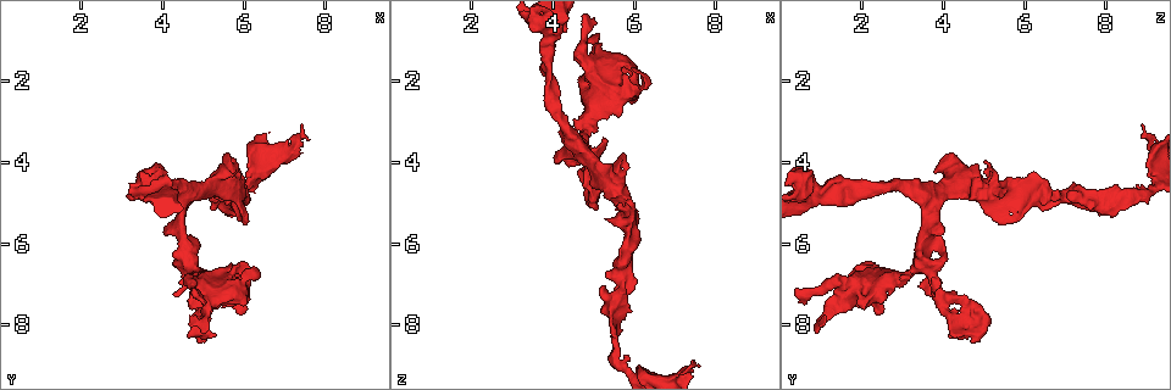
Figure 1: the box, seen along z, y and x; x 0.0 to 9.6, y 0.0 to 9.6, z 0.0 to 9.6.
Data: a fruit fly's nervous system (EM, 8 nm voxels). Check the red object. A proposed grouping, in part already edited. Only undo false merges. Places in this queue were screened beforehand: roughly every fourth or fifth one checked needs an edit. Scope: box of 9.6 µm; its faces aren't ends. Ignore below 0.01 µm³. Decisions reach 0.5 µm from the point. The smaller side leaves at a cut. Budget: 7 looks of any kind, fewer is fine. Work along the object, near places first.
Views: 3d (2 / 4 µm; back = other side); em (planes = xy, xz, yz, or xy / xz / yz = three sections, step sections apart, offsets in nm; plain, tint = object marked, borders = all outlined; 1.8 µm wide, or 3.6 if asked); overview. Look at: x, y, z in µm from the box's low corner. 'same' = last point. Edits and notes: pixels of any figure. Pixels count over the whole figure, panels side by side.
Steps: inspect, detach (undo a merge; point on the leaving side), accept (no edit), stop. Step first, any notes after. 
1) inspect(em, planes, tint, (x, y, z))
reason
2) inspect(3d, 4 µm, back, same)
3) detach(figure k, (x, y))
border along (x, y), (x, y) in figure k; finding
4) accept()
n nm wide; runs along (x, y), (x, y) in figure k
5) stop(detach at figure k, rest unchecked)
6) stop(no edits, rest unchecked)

inspect(3d, 4 µm, (3.95, 4.70, 0.80))
thick turns thin

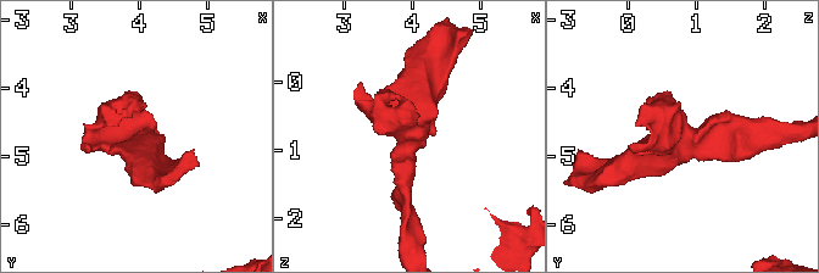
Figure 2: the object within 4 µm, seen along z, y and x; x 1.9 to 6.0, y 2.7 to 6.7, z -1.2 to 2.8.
inspect(em, 3.6 µm, planes, tint, (3.95, 4.70, 0.85))
shape alone is not enough

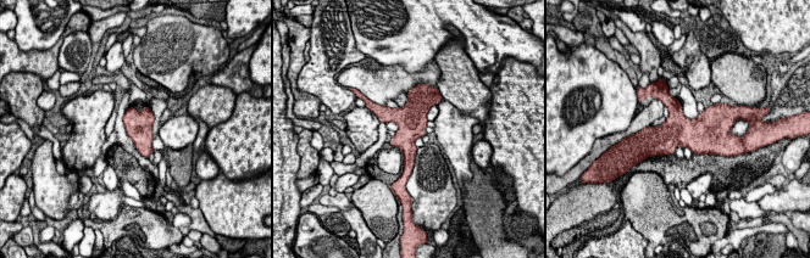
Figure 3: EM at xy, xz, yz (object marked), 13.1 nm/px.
accept()
all the same neuron

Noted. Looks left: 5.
inspect(3d, 4 µm, (4.65, 6.45, 3.45))
sudden change in width

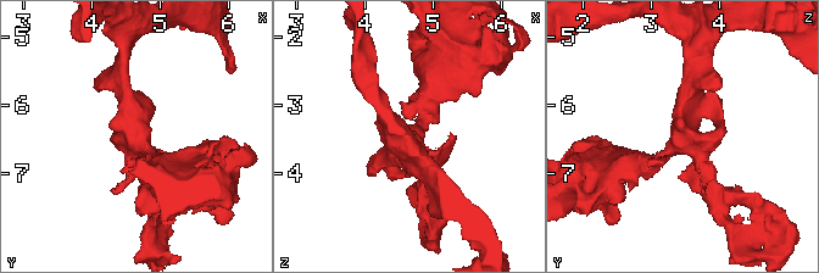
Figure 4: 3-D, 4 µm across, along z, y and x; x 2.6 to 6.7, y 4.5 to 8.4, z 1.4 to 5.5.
inspect(em, xy, step 8, tint, (4.70, 6.40, 3.45))
now the EM

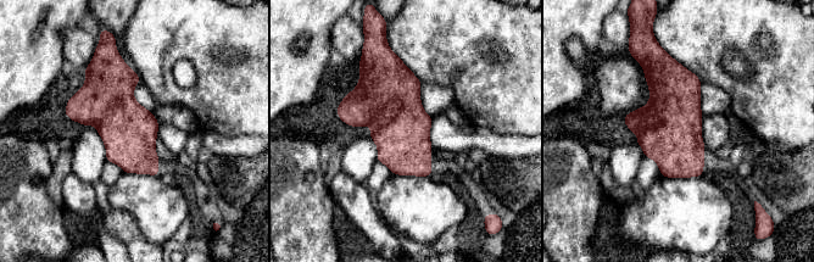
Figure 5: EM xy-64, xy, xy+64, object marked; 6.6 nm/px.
accept()
360 nm wide; one neuron here

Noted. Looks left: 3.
inspect(em, yz, step 8, tint, (5.75, 4.70, 5.10))
four or more arms meet

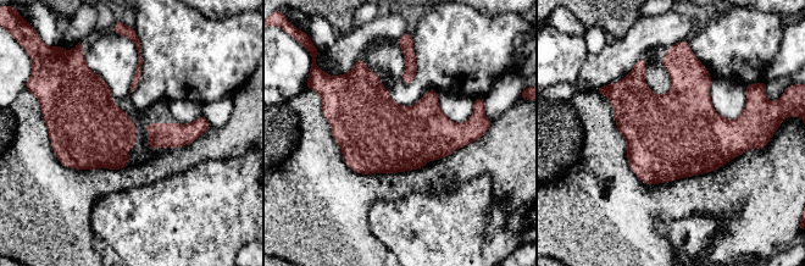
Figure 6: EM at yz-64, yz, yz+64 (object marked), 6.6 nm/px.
inspect(em, xy, step 8, borders, same)

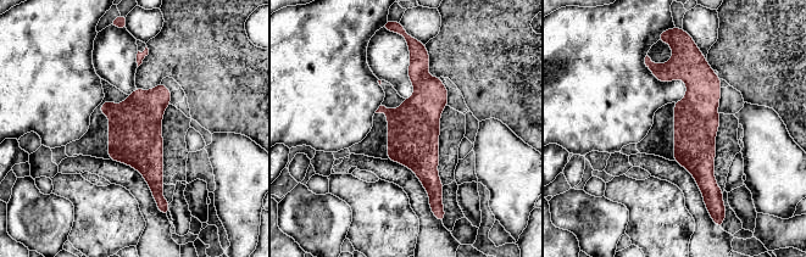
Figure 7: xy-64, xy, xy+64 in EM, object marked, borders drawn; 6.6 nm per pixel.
accept()
continuous, no second neuron

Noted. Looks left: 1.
stop(no edits, rest unchecked)

